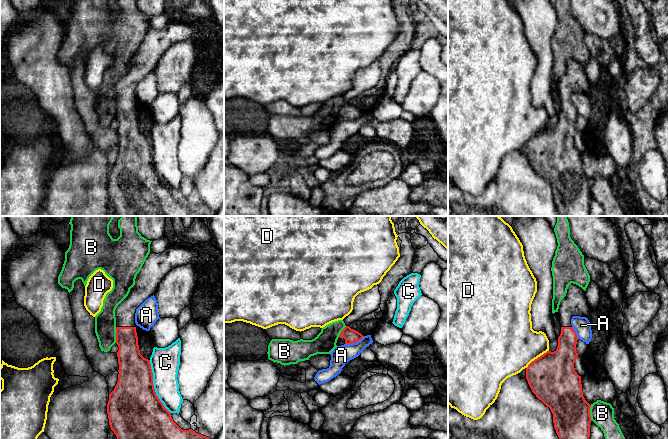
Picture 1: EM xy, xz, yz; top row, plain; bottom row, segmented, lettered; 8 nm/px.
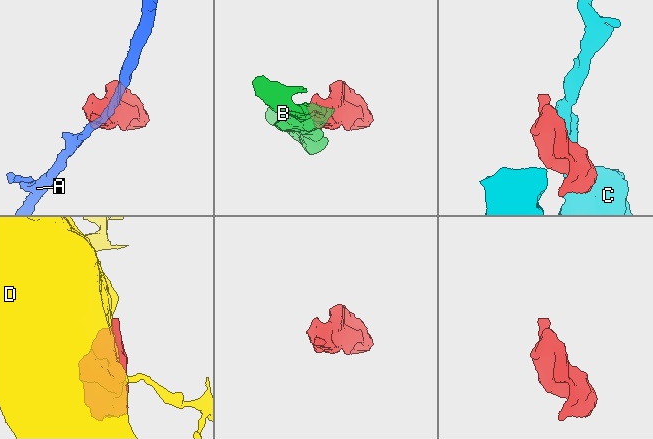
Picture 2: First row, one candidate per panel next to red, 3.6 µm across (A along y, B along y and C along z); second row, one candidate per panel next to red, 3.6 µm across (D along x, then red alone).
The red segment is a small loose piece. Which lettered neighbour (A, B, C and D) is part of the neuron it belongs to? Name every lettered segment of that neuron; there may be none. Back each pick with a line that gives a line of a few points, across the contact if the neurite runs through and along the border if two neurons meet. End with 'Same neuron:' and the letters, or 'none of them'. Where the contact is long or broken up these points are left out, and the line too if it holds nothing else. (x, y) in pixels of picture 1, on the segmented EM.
Same neuron: none of them

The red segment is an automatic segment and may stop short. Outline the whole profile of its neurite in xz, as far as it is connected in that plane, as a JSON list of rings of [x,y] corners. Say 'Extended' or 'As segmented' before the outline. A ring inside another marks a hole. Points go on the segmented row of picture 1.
Extended. [[[346,326],[340,333],[336,345],[352,344],[360,341],[364,336],[358,331]]]

